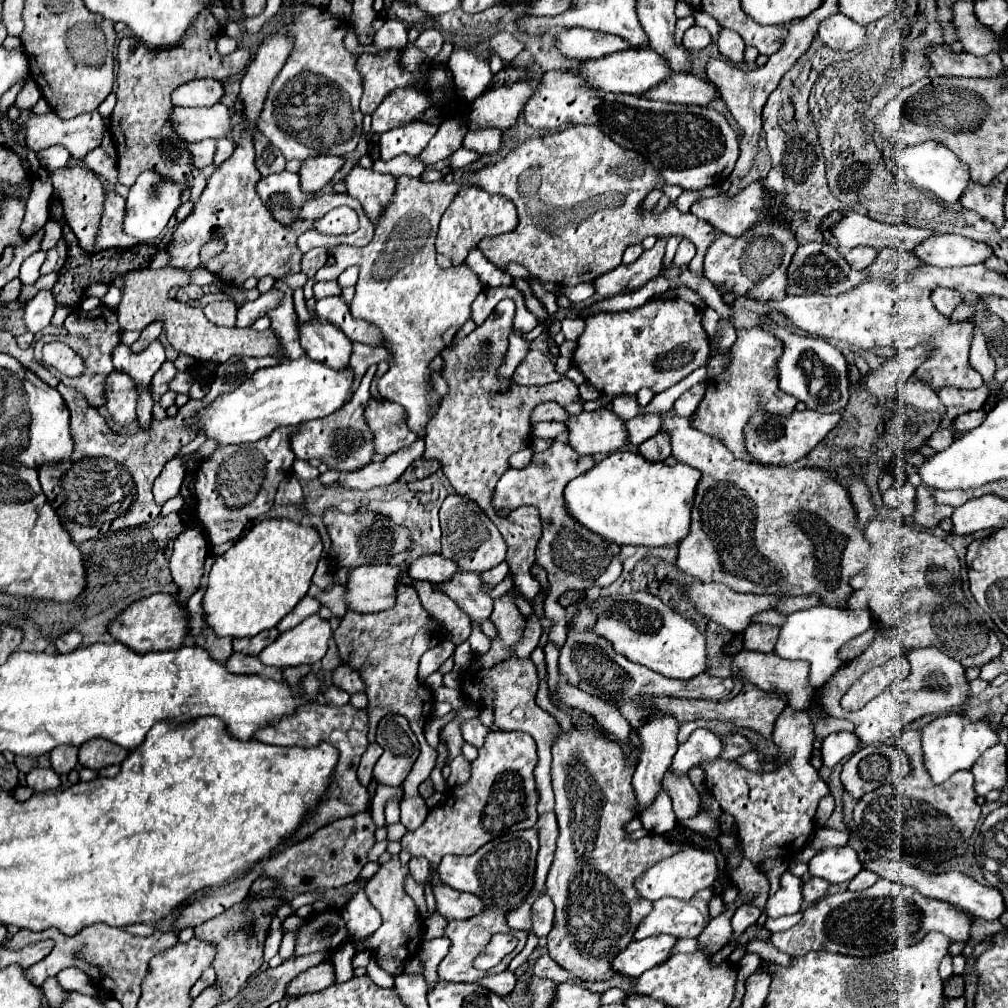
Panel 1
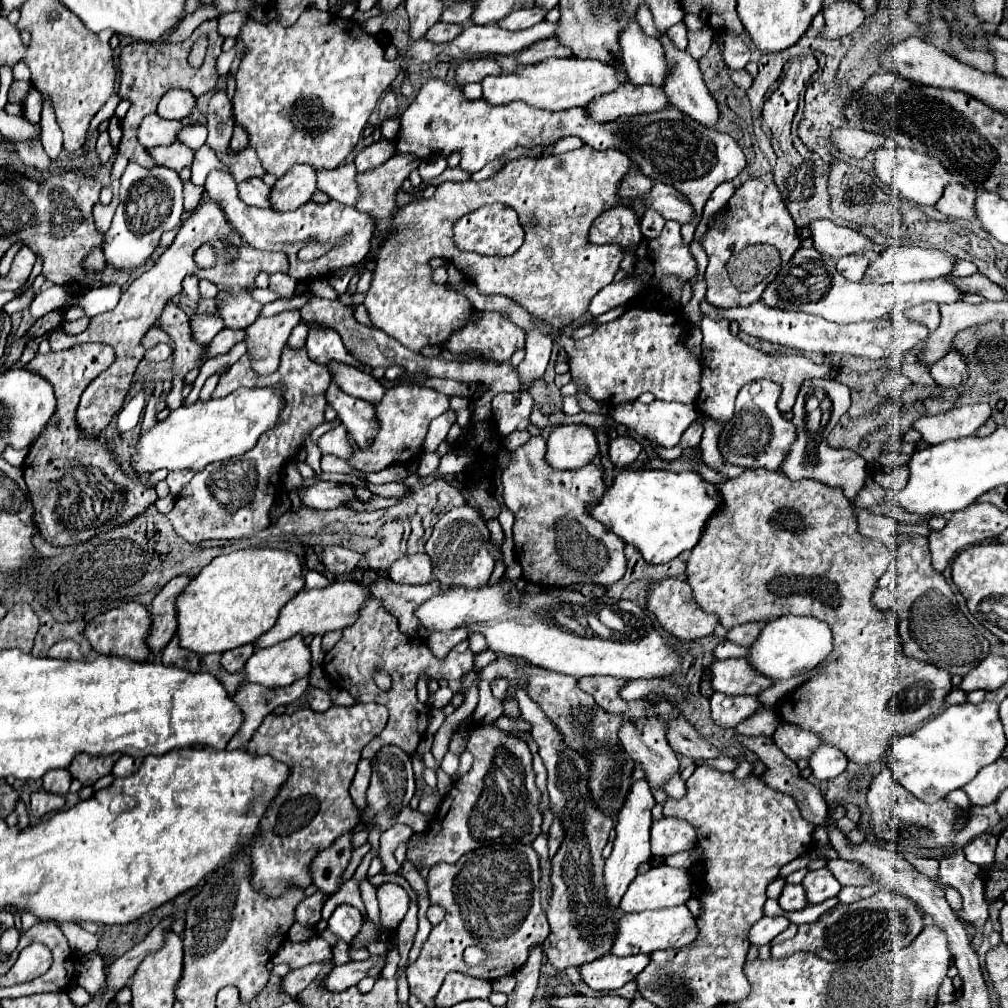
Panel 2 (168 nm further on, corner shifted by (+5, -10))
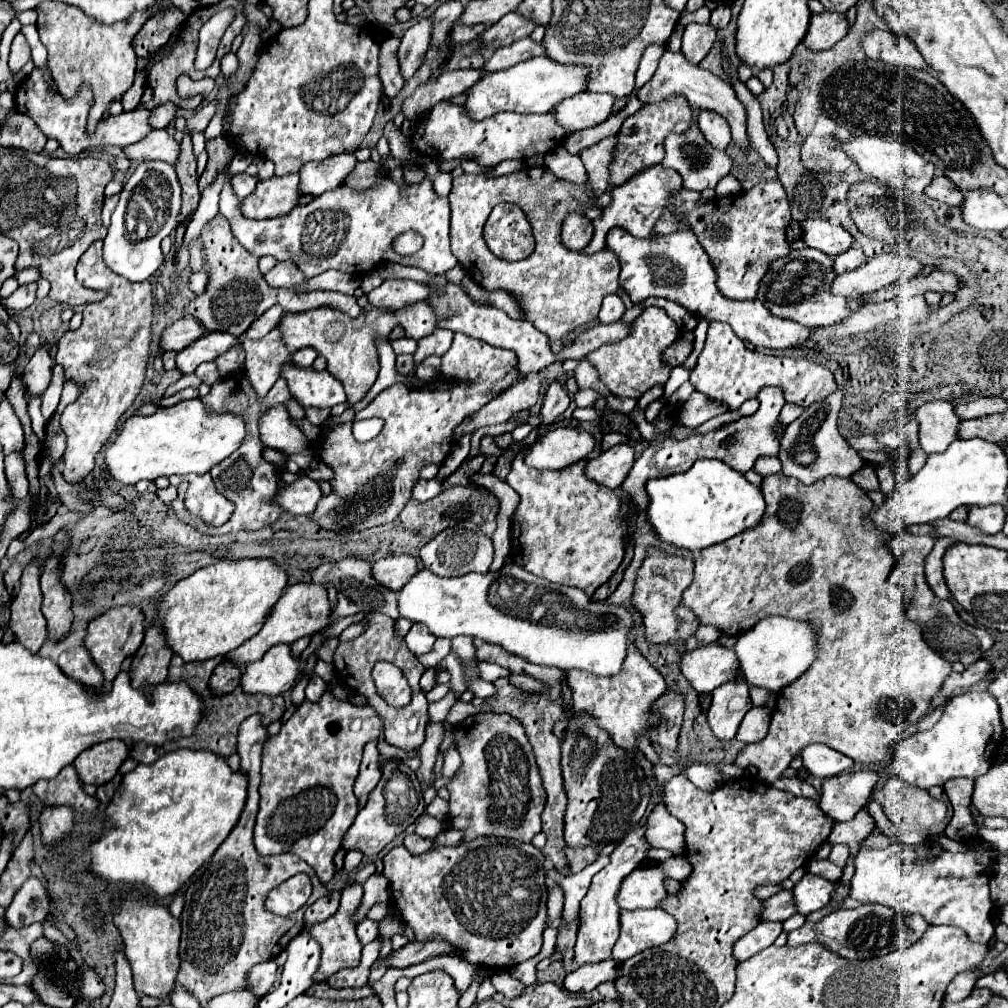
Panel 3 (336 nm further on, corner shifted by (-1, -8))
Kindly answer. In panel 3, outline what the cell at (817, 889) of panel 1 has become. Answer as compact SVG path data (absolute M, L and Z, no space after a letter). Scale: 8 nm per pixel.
M783 889L775 897L763 901L763 903L765 903L765 909L761 913L763 921L781 921L783 923L785 919L789 919L791 915L797 913L791 889Z

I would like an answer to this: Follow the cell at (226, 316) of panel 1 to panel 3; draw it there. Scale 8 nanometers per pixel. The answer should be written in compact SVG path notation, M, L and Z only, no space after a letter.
M187 315L163 331L161 349L163 351L171 351L171 349L179 351L179 349L185 349L187 345L195 343L203 335L205 335L205 327L195 317Z

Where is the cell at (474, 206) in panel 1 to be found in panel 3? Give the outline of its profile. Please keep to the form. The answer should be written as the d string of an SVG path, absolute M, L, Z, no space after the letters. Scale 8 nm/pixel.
M499 203L491 211L483 227L483 239L497 257L507 261L525 259L535 249L531 225L523 209L513 203Z

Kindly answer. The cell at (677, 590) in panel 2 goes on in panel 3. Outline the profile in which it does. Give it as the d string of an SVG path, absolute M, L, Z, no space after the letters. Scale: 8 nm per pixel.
M649 551L641 569L637 571L637 585L633 591L633 605L641 611L647 641L651 643L669 643L669 641L685 641L697 633L701 627L697 615L691 609L685 609L681 599L685 589L691 585L693 577L693 561L683 557L667 557L659 551Z

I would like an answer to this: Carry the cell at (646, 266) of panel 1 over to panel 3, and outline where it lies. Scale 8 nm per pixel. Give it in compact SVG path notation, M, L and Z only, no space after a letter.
M615 293L605 295L605 299L601 303L601 311L599 311L599 321L601 323L615 323L621 319L623 311L625 311L625 305L621 299L617 299Z

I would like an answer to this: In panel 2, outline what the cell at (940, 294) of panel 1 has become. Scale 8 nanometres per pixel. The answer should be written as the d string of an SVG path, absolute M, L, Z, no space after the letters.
M923 303L923 305L911 307L909 311L905 311L903 317L913 319L913 321L925 325L925 327L939 325L939 307L937 307L937 303Z

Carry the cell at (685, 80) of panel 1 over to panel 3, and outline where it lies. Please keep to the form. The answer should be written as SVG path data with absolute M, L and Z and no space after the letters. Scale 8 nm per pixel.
M583 91L575 97L569 97L567 101L561 101L553 113L559 117L561 125L567 125L567 129L581 131L587 127L601 125L609 115L613 113L617 97L609 93L589 93Z

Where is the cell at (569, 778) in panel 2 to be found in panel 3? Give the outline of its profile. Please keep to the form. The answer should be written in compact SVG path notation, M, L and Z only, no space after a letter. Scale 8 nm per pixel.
M587 845L587 847L569 847L565 849L565 857L569 863L569 873L579 873L587 865L595 863L599 857L599 845Z

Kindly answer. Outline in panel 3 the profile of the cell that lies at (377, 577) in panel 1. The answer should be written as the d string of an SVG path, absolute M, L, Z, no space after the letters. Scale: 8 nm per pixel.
M297 583L285 589L283 597L275 603L275 609L271 611L271 615L267 617L263 629L253 635L251 639L247 639L243 645L239 645L239 649L231 651L229 655L225 655L225 659L237 661L239 665L247 665L251 661L257 661L265 655L265 651L277 643L287 643L291 645L293 641L305 637L305 635L315 635L319 631L323 631L329 623L331 623L331 613L333 613L333 605L329 601L327 595L327 587L319 585L319 583Z

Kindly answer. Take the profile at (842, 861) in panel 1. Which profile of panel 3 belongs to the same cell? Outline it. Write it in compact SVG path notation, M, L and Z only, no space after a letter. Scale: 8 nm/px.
M805 873L805 877L793 887L793 895L795 895L799 913L809 915L811 911L825 907L831 901L831 893L835 891L835 887L837 885L825 877Z

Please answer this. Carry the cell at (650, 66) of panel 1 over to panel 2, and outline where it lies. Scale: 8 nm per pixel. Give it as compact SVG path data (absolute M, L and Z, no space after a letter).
M545 59L537 65L525 65L523 69L509 73L509 75L495 75L485 77L483 85L483 99L491 105L505 105L511 101L523 101L537 109L549 111L563 111L571 107L583 107L591 99L611 93L619 87L617 71L597 59Z

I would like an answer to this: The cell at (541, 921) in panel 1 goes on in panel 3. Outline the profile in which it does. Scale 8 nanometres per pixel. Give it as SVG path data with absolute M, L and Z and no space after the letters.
M503 971L503 973L493 973L493 975L491 975L491 983L493 983L493 987L495 987L499 993L503 993L507 999L515 999L515 997L523 995L523 991L525 991L525 985L523 985L521 981L517 981L517 979L513 979L507 971Z

